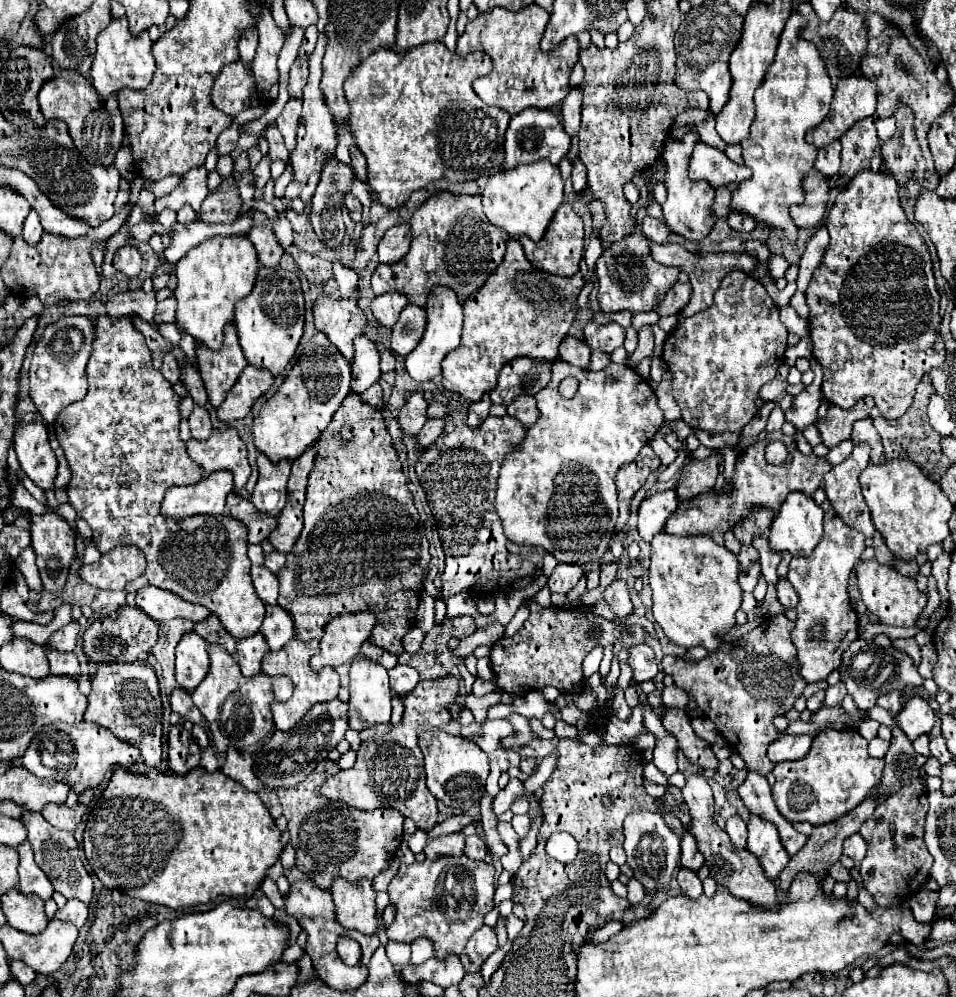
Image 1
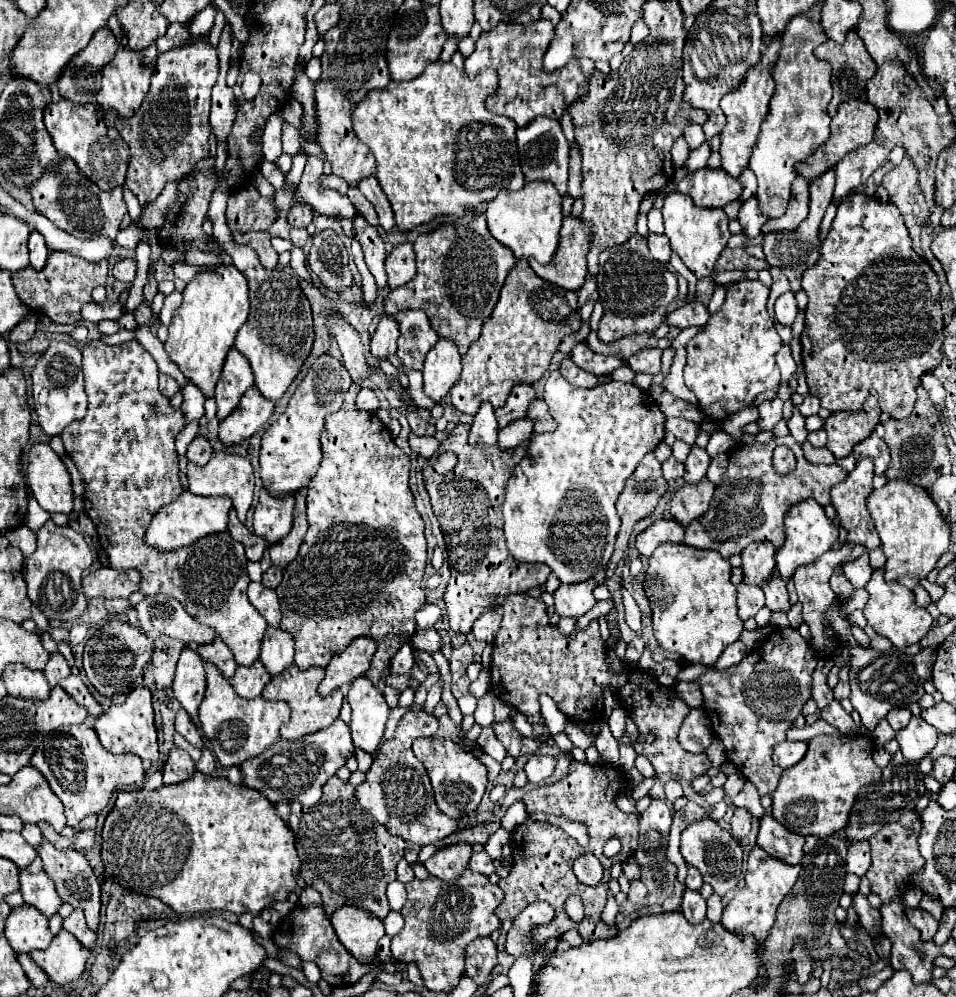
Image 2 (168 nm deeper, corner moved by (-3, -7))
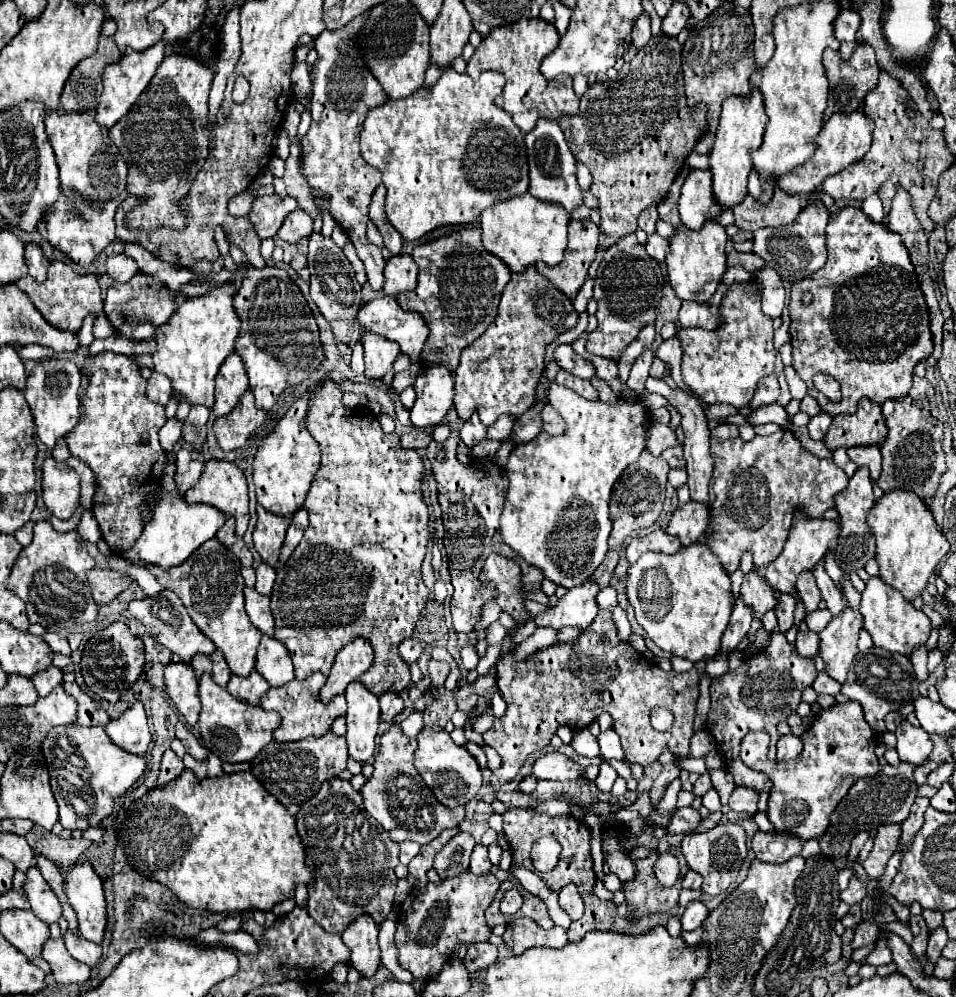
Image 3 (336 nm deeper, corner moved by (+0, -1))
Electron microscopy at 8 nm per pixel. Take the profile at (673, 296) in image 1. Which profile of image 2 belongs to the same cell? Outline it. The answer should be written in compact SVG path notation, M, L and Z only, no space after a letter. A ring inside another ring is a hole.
M692 302L692 304L686 304L678 310L674 310L668 316L668 324L678 326L678 328L688 328L688 326L702 328L708 322L708 318L710 318L708 308L702 302Z

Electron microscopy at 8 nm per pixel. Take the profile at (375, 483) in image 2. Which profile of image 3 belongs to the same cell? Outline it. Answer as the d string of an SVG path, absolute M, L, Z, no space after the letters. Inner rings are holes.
M325 382L325 386L321 390L317 390L317 394L313 396L313 400L309 402L309 410L307 410L307 430L309 434L319 442L319 448L321 448L321 468L319 472L315 474L315 480L311 482L311 488L307 492L307 500L305 500L305 508L309 512L309 526L305 530L305 536L303 540L299 542L299 546L295 548L295 552L291 554L289 562L285 566L281 566L277 570L277 580L275 580L275 586L273 586L273 592L271 592L271 610L273 610L273 616L275 616L275 638L281 640L291 658L293 658L293 666L295 666L295 678L307 678L311 672L323 672L325 676L329 674L331 670L331 664L333 664L333 658L335 654L349 642L353 642L355 638L363 636L371 642L373 650L375 650L375 662L373 666L361 676L361 682L375 694L383 694L387 690L391 692L401 692L409 682L411 682L411 674L409 674L409 666L399 658L397 654L397 646L401 640L405 638L411 638L413 634L413 628L415 628L415 622L419 620L419 614L421 610L425 608L427 604L427 596L429 596L429 590L425 588L423 580L421 580L421 564L423 564L423 558L425 558L425 552L427 552L427 540L429 540L429 530L427 530L427 518L429 518L429 512L427 512L427 504L423 502L423 494L421 494L421 476L423 476L423 460L421 456L415 452L415 450L405 450L399 446L399 436L393 432L393 434L385 434L381 430L381 424L377 422L377 416L375 414L369 414L369 408L365 406L357 406L353 410L345 408L343 402L341 402L341 396L343 396L343 390L341 390L341 382ZM323 438L329 440L335 440L335 448L329 446L327 450L323 448Z

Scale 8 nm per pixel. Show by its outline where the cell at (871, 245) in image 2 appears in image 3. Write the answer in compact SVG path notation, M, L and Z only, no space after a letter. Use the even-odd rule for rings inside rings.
M845 206L831 214L827 224L827 264L811 276L795 282L791 288L791 346L793 346L793 368L799 378L807 384L809 394L829 414L853 414L857 402L867 396L877 404L885 400L901 400L911 390L913 368L917 362L929 358L933 352L933 336L929 330L929 308L921 290L917 272L899 234L893 234L883 222L873 222L863 214L861 208ZM803 294L811 294L811 302L803 304ZM815 374L829 374L841 384L841 400L831 402L813 384Z

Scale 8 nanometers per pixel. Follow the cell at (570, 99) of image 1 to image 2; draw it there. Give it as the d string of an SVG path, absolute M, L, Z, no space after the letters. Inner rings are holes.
M578 146L570 150L570 184L568 194L576 200L582 198L582 170L580 170L580 152Z

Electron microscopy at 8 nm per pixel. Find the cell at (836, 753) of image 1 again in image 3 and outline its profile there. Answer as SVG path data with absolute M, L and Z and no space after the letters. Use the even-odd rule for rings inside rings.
M849 700L821 710L807 732L801 736L803 752L789 762L771 762L767 758L770 736L766 732L751 732L741 742L741 760L753 768L769 774L773 788L769 792L767 816L777 832L789 832L801 840L819 838L827 826L833 810L845 798L849 788L863 776L875 776L881 766L877 762L877 736L863 718L861 704Z

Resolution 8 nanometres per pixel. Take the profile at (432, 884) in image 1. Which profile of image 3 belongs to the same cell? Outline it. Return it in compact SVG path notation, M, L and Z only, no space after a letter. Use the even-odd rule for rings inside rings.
M471 870L455 878L445 878L439 884L429 882L423 888L415 888L401 906L395 932L401 968L409 970L419 980L433 980L441 974L443 964L451 958L459 942L471 944L489 940L491 928L485 922L485 910L493 902L497 890L499 880L493 874L477 876Z

